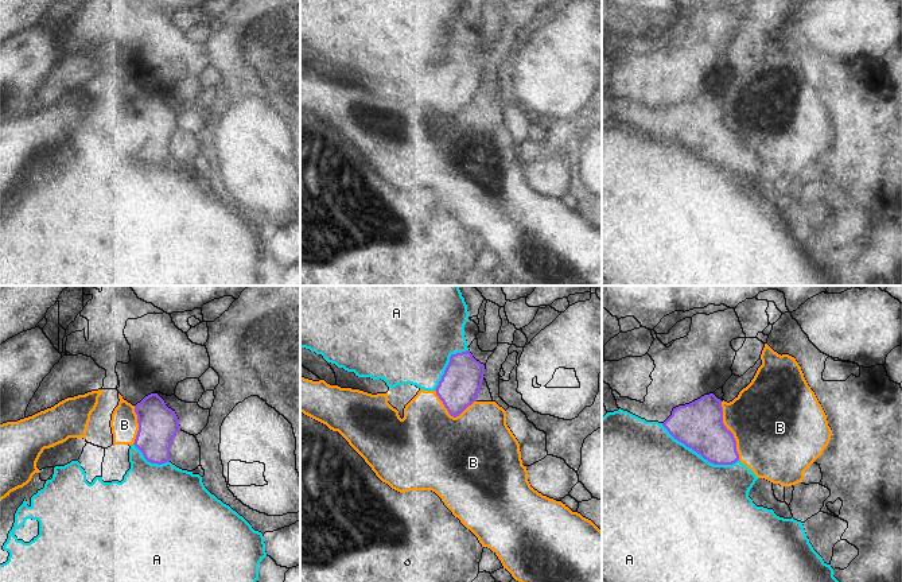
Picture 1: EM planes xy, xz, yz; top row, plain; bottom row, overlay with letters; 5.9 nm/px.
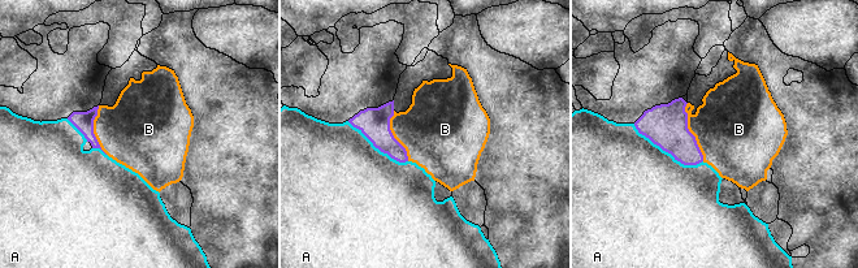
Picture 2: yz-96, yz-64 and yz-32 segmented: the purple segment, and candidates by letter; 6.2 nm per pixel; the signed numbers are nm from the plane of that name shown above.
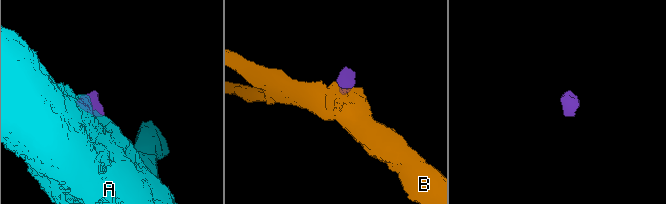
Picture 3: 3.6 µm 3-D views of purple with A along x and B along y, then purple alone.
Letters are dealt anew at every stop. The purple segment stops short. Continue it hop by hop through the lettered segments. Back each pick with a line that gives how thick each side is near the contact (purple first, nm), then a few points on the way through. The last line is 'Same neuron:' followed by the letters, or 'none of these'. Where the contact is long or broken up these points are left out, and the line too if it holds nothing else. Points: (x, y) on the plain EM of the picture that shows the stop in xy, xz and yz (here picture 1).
Same neuron: none of these

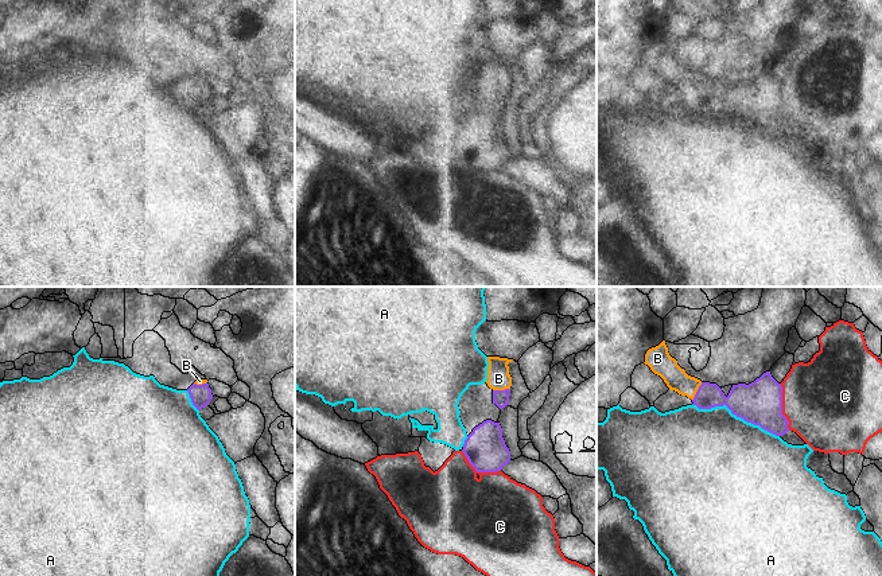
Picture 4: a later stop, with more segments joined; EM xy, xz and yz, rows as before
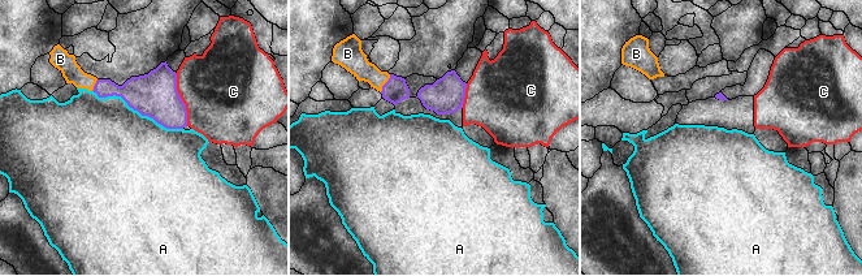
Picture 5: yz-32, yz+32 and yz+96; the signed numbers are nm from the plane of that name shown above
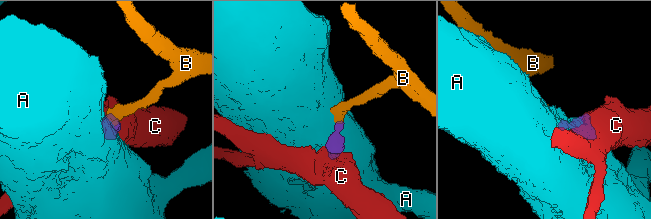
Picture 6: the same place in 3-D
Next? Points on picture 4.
B: 150/140 nm | across yz (708, 94), (696, 90), (665, 65)
Same neuron: B

